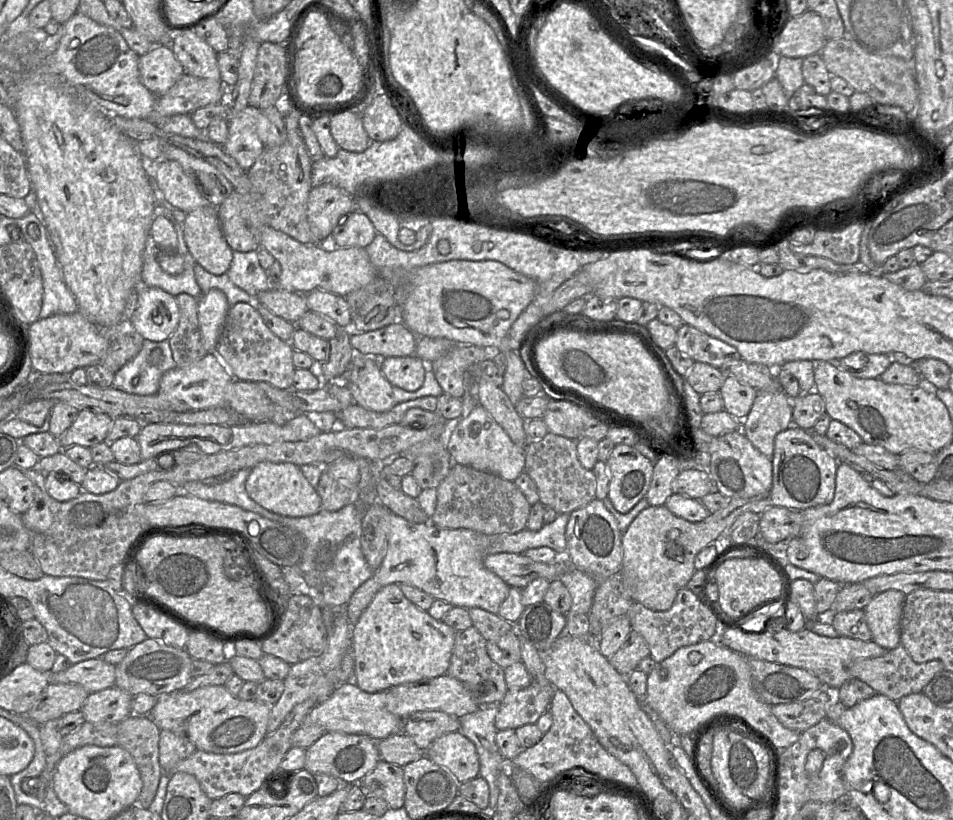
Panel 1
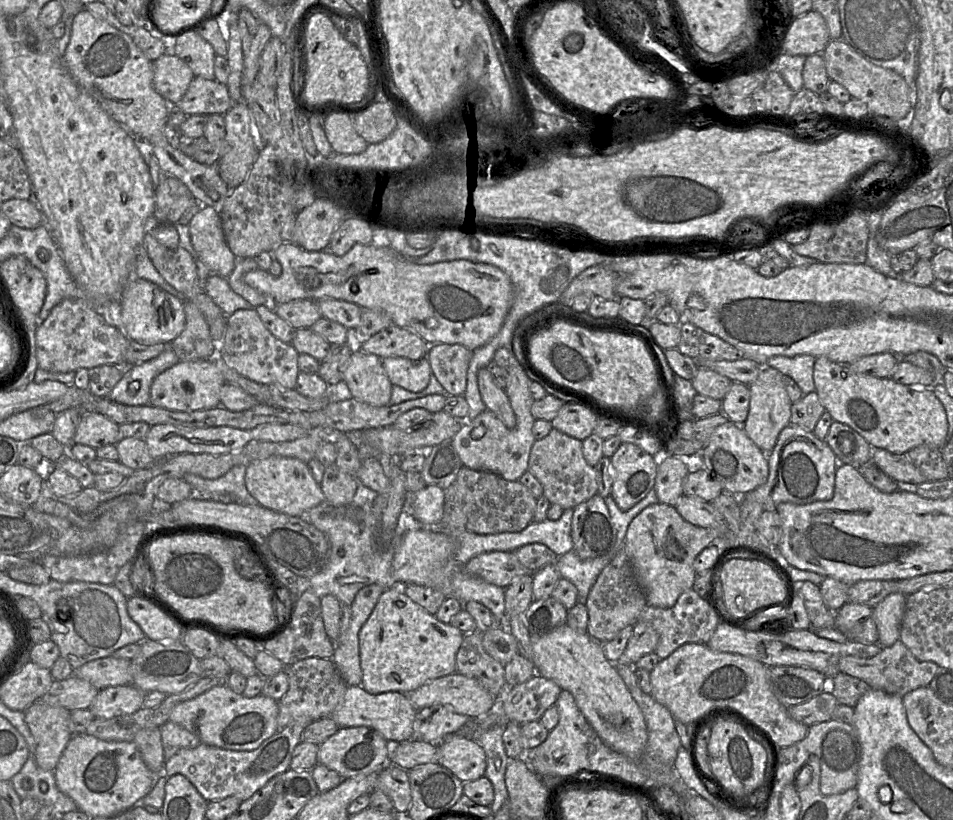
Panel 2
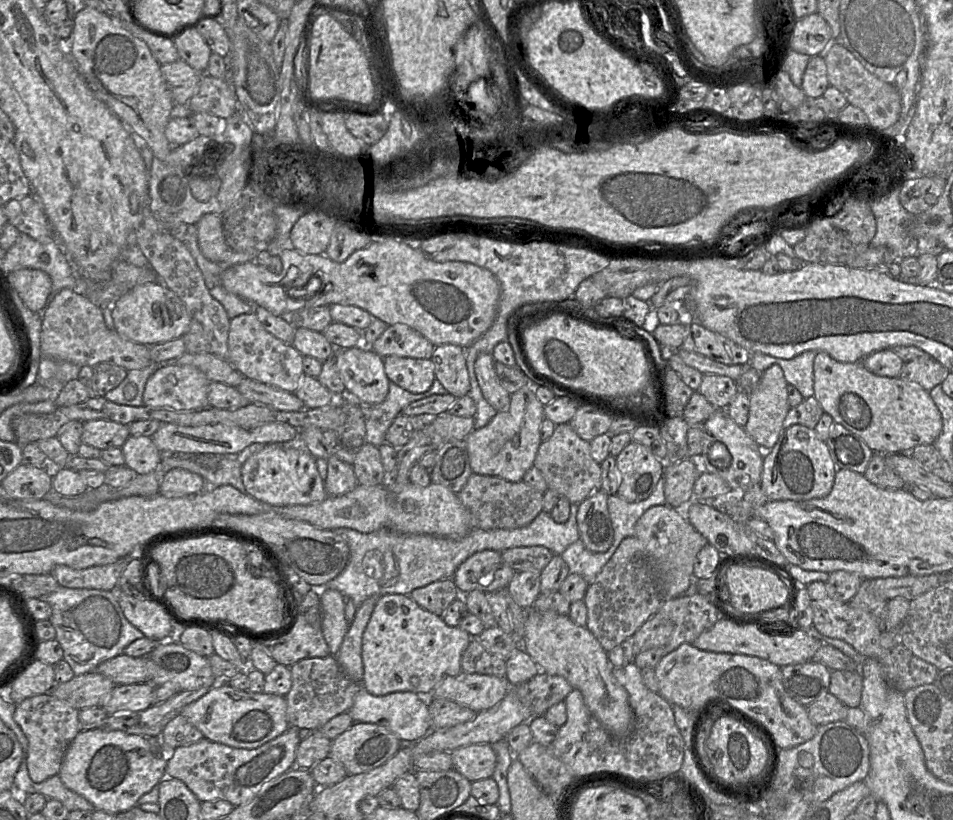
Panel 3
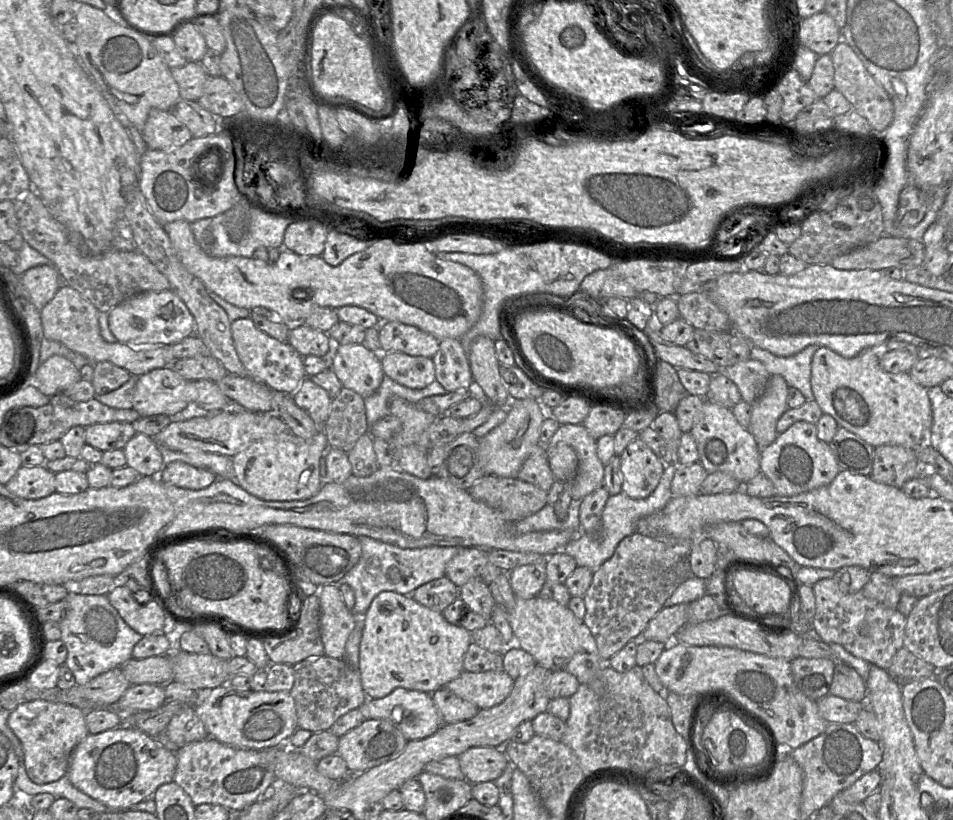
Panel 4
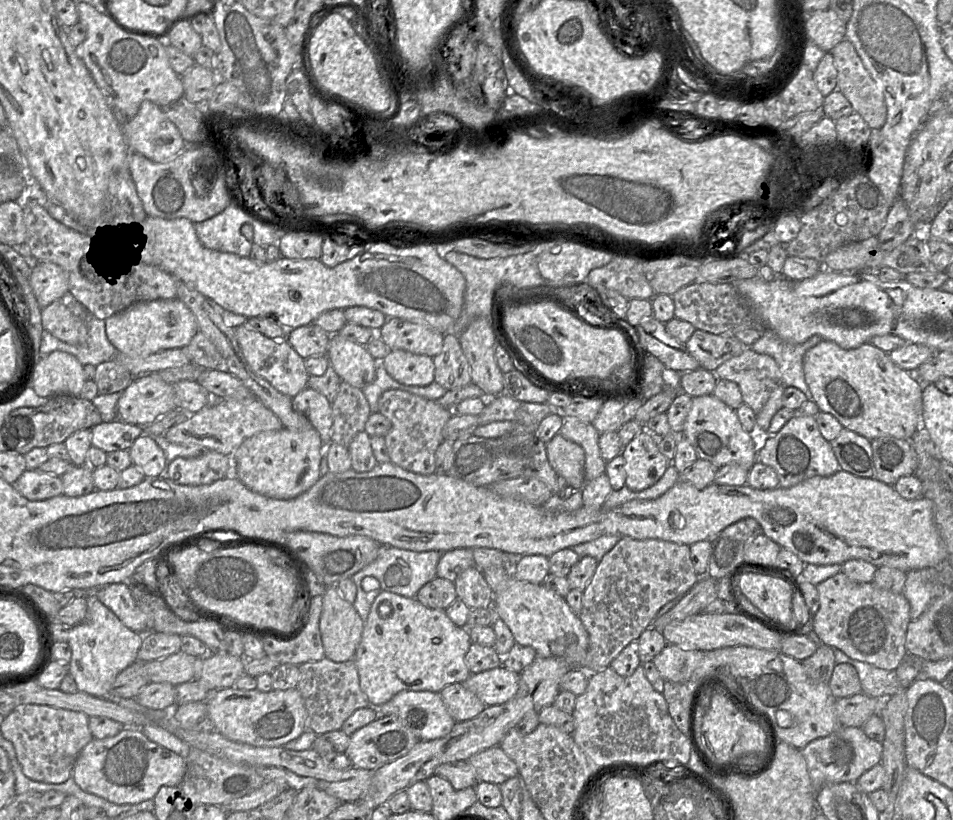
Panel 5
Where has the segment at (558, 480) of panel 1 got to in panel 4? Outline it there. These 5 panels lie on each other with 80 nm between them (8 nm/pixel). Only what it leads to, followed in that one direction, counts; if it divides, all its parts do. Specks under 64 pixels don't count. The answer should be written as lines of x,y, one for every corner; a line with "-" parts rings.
563,424
552,436
546,448
554,447
558,443
571,446
578,457
578,469
573,480
564,482
564,491
567,491
572,499
583,499
586,495
603,486
604,464
597,456
596,440
593,438
583,424

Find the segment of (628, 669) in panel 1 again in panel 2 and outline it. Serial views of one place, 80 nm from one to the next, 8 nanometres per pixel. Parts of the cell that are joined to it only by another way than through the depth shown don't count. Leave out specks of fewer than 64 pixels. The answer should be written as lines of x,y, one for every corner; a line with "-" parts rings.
637,622
633,626
632,634
626,649
618,659
618,665
634,664
644,655
653,653
659,641
658,633
646,622

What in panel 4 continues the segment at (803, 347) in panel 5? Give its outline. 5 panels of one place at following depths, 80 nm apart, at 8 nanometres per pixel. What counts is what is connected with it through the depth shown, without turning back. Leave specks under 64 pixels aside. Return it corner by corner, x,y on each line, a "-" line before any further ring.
809,345
800,352
791,356
777,356
773,353
752,346
750,359
760,361
770,375
782,376
788,387
798,389
807,401
814,400
811,389
811,361
813,354
818,350
818,345

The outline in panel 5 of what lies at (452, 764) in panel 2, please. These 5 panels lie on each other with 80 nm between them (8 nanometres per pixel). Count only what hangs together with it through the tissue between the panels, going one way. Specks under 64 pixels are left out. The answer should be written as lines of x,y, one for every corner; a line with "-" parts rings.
500,746
482,750
468,759
475,770
478,782
500,785
518,776
519,769

